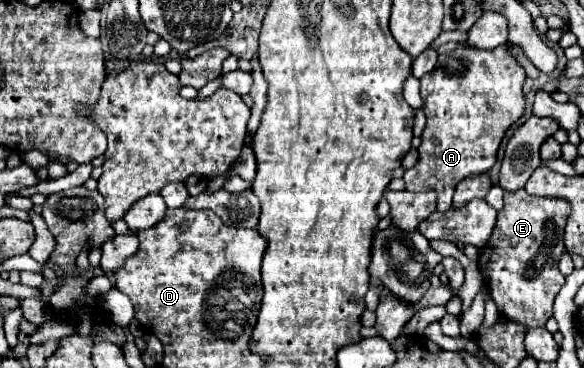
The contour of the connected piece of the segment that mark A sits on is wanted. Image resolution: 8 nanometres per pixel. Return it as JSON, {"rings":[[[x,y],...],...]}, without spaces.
{"rings":[[[469,46],[439,56],[435,70],[421,78],[427,126],[421,136],[419,160],[403,174],[405,190],[437,192],[437,212],[447,212],[455,190],[453,184],[493,168],[501,138],[525,110],[525,96],[521,90],[523,80],[525,72],[515,64],[507,46],[495,50],[477,50]]]}

